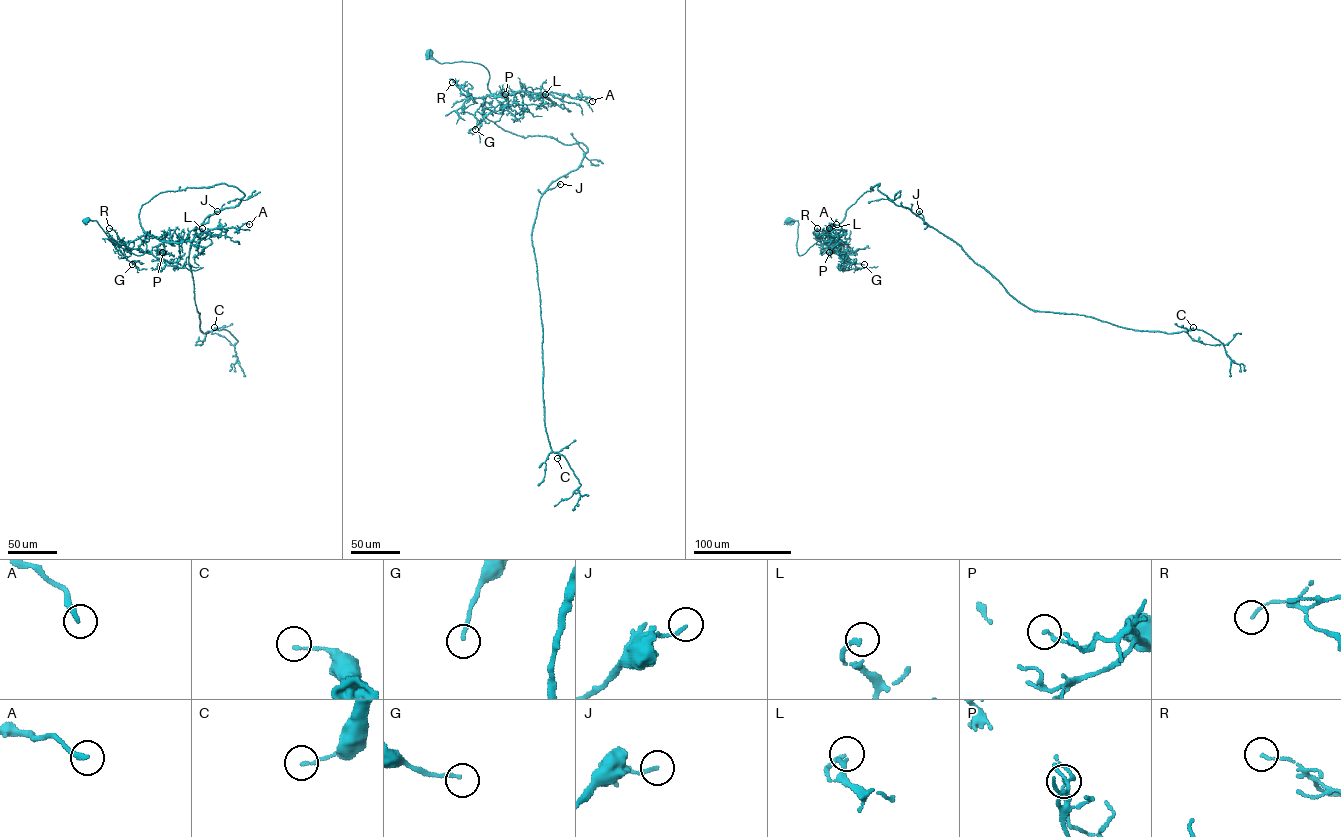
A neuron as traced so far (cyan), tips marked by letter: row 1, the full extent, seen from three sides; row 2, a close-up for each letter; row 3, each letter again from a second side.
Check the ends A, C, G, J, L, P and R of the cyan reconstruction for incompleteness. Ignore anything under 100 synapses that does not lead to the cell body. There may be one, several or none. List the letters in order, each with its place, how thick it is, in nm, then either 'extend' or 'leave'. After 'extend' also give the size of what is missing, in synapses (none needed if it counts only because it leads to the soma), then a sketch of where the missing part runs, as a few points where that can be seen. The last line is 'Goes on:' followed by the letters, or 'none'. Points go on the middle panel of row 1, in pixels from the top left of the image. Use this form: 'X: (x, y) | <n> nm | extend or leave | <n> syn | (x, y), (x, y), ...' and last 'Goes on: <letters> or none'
A: (592, 101) | 240 nm | leave
C: (557, 458) | 120 nm | leave
G: (475, 129) | 150 nm | leave
J: (560, 184) | 140 nm | leave
L: (545, 94) | 170 nm | leave
P: (505, 94) | 130 nm | leave
R: (452, 82) | 100 nm | leave
Goes on: none

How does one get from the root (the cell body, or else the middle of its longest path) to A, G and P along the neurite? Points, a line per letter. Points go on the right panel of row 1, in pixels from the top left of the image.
A: (788, 219), (798, 221), (799, 255), (827, 231), (829, 242), (826, 242), (827, 229), (836, 224)
G: (788, 219), (798, 221), (799, 255), (827, 231), (833, 243), (843, 246), (849, 261), (864, 264)
P: (788, 219), (798, 221), (799, 255), (827, 231), (836, 248), (833, 252), (829, 252)

